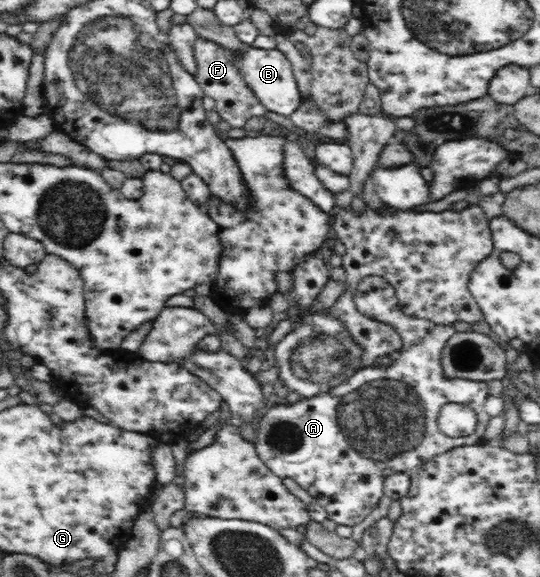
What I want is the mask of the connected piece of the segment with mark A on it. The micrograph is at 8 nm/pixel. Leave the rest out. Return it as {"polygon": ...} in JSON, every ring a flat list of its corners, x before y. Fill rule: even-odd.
{"polygon":[[381,277,364,278,359,283,353,302,361,315,390,324,397,330,403,342,399,356,390,366,364,367,343,383,328,392,316,394,313,398,306,398,292,405,268,408,258,423,258,440,255,444,259,457,276,476,295,480,326,510,330,520,338,525,351,527,362,522,376,508,383,495,384,470,407,473,453,448,483,442,482,436,491,419,485,410,485,403,490,396,487,383,465,378,448,378,443,373,441,356,448,340,456,334,453,327,402,315,394,286,390,286],[451,403,468,406,476,412,478,424,470,436,452,439,439,429,436,420,441,409]]}

